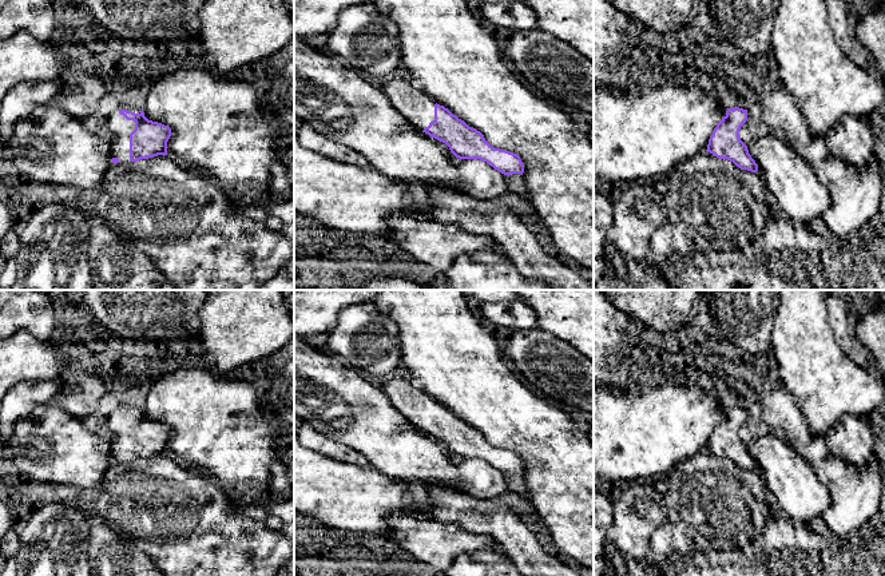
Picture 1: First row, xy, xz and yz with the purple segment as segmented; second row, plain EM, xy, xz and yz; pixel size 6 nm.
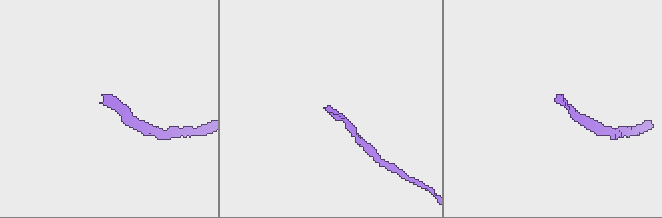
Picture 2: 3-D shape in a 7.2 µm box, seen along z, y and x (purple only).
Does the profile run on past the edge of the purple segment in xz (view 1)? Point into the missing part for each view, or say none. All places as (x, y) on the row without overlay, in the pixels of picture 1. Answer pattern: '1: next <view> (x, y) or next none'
1: next xz (404, 394)

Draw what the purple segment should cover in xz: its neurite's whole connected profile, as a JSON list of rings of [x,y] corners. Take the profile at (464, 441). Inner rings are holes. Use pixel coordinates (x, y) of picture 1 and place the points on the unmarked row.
[[[402,373],[393,374],[382,390],[412,426],[445,442],[460,460],[480,458],[504,474],[523,474],[524,464],[517,453],[492,446],[480,430],[434,402]]]

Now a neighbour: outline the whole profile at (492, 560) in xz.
[[[496,543],[484,549],[456,557],[447,576],[524,576]]]

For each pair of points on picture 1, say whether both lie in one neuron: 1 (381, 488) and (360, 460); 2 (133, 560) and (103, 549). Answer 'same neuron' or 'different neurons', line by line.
1: different neurons
2: same neuron

